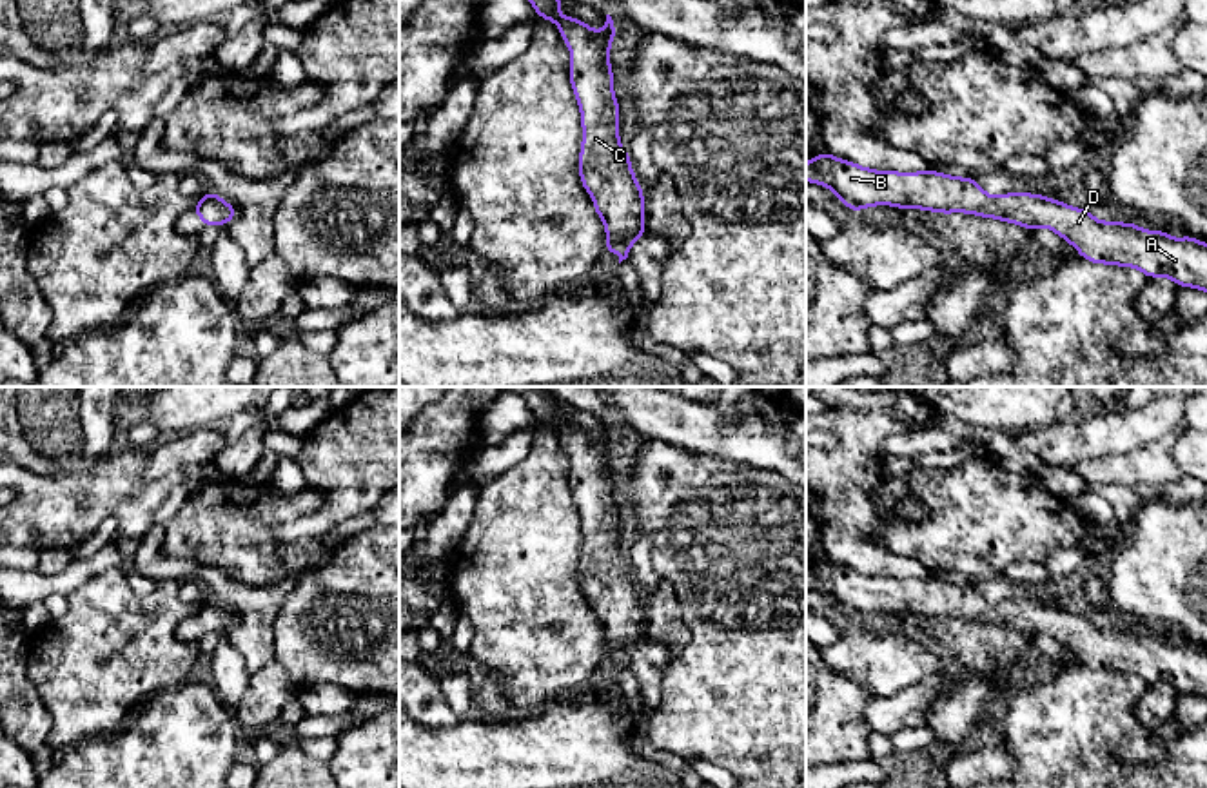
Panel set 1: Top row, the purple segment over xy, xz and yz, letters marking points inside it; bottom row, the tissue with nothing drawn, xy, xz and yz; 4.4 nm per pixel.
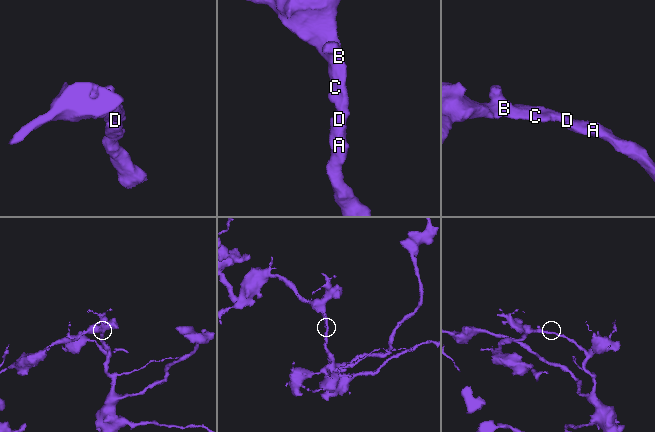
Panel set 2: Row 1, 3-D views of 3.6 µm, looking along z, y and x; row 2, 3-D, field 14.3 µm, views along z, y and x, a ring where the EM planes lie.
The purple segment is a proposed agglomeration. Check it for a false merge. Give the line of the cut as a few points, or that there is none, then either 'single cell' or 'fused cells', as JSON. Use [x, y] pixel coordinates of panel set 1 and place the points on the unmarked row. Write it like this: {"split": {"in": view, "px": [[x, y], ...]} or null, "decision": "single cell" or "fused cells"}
{"split": null, "decision": "single cell"}

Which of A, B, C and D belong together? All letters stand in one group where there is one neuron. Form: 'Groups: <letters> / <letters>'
Groups: A B C D

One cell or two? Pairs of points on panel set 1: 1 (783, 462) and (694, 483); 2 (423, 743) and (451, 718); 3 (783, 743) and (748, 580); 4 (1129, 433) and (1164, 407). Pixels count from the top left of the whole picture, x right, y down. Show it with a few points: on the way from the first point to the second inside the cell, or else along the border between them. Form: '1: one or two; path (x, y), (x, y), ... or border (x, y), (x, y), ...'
1: two; border (719, 454), (774, 469), (786, 478)
2: two; border (461, 718), (452, 725), (425, 727), (418, 723)
3: one; path (783, 703), (783, 620)
4: one; path (1138, 427), (1155, 416)

